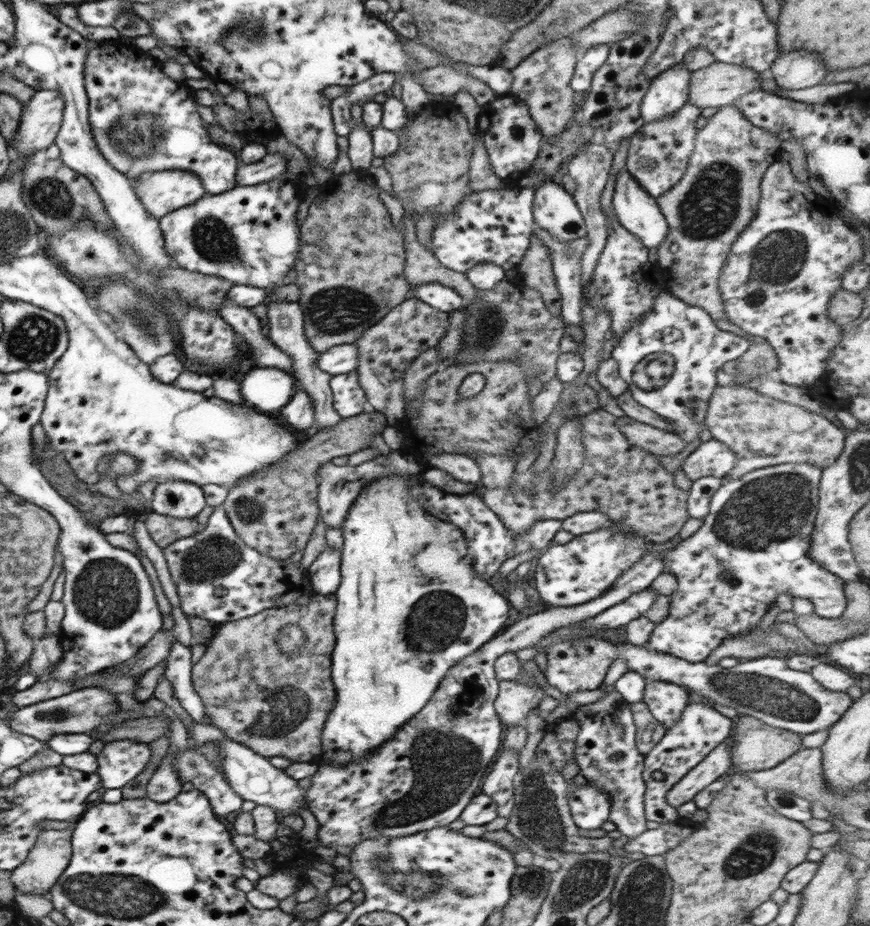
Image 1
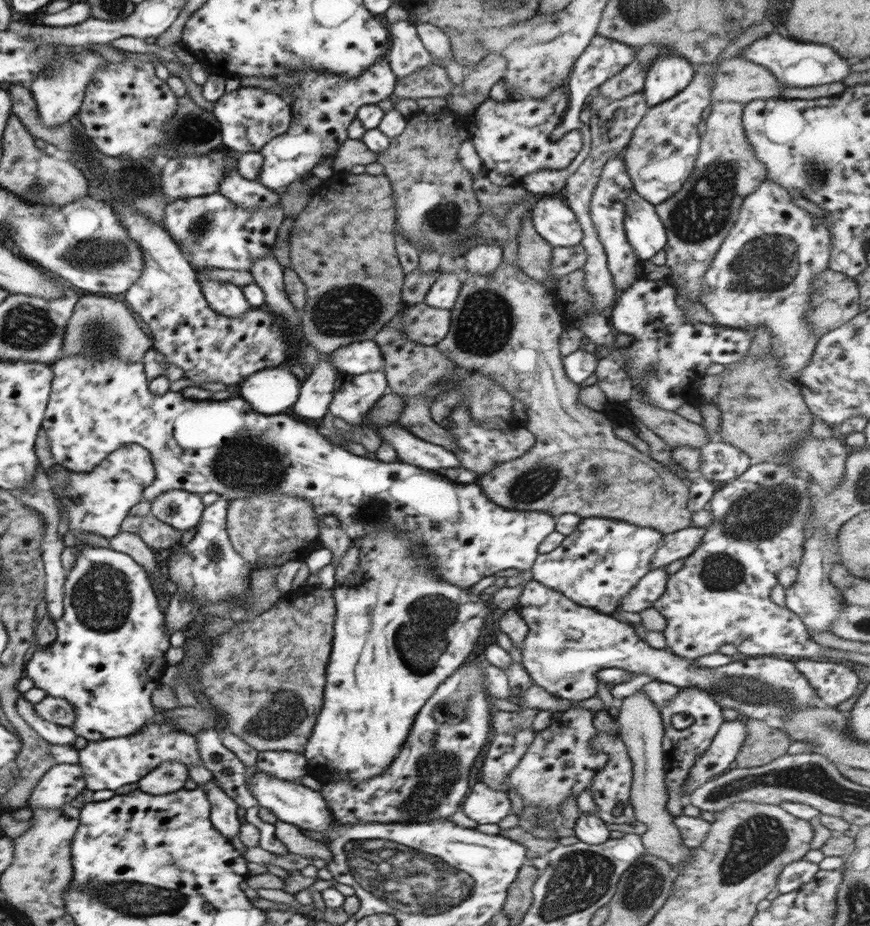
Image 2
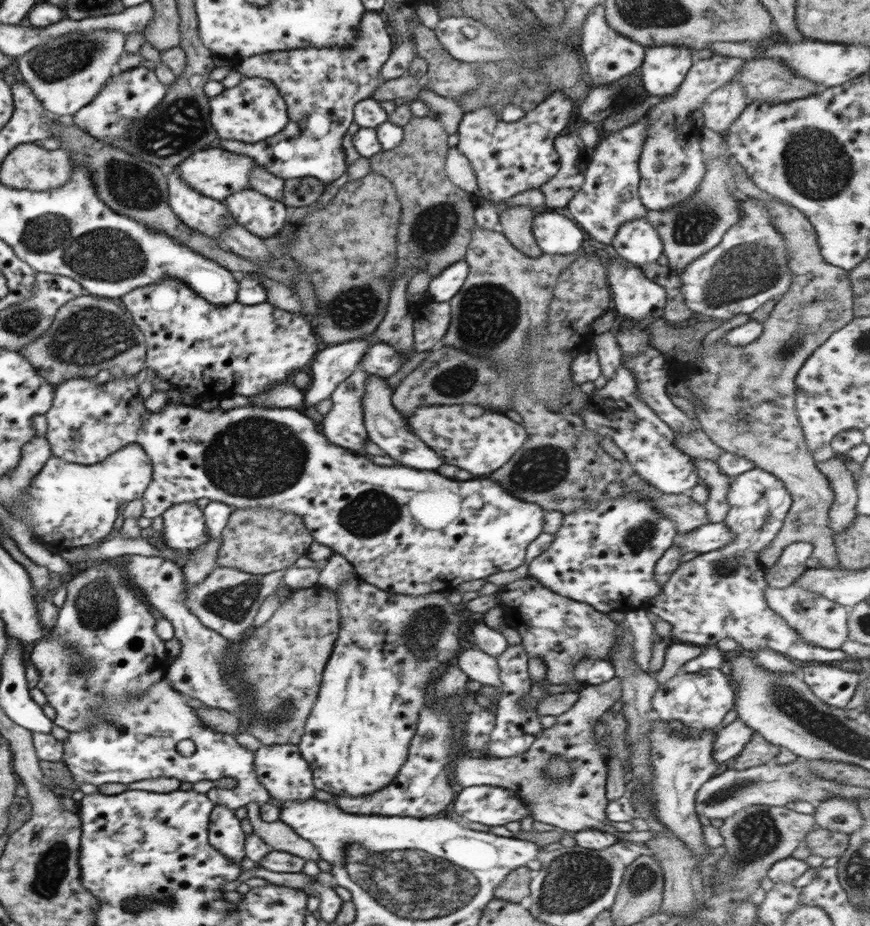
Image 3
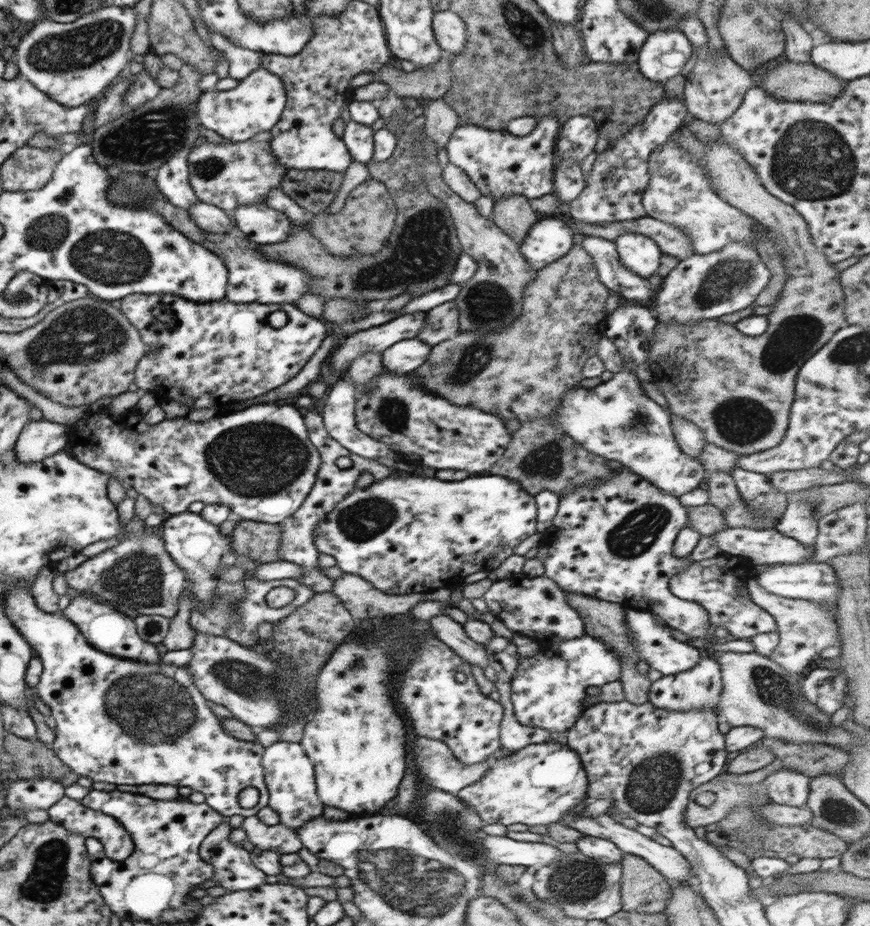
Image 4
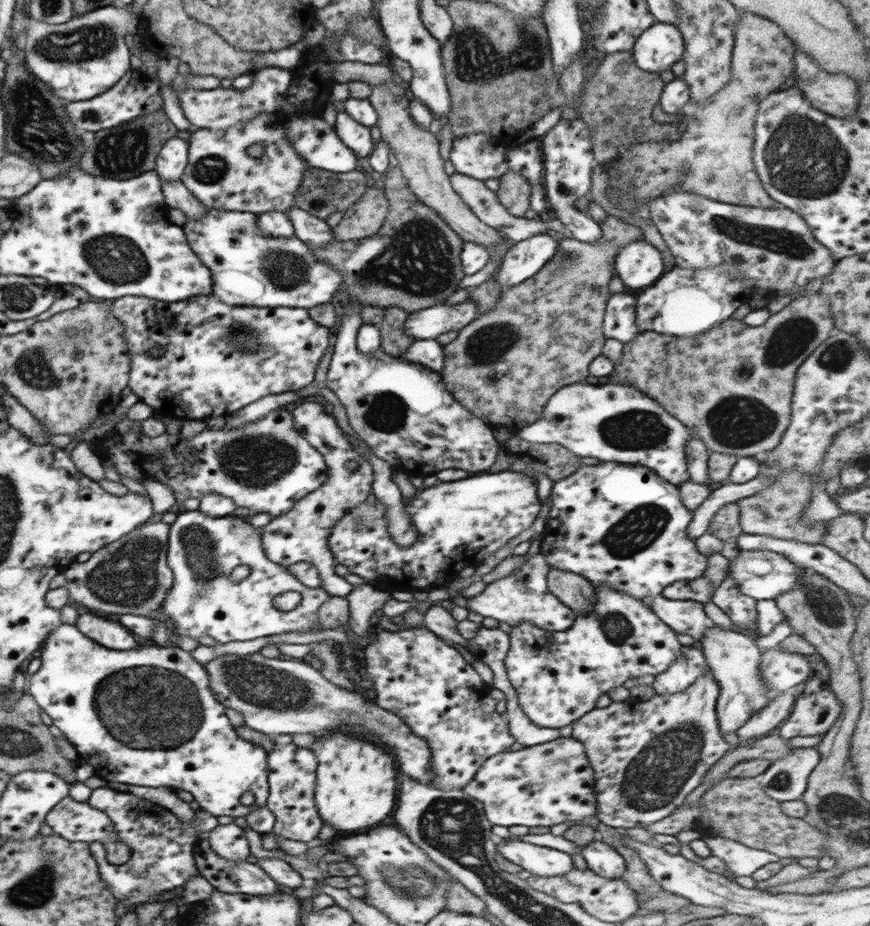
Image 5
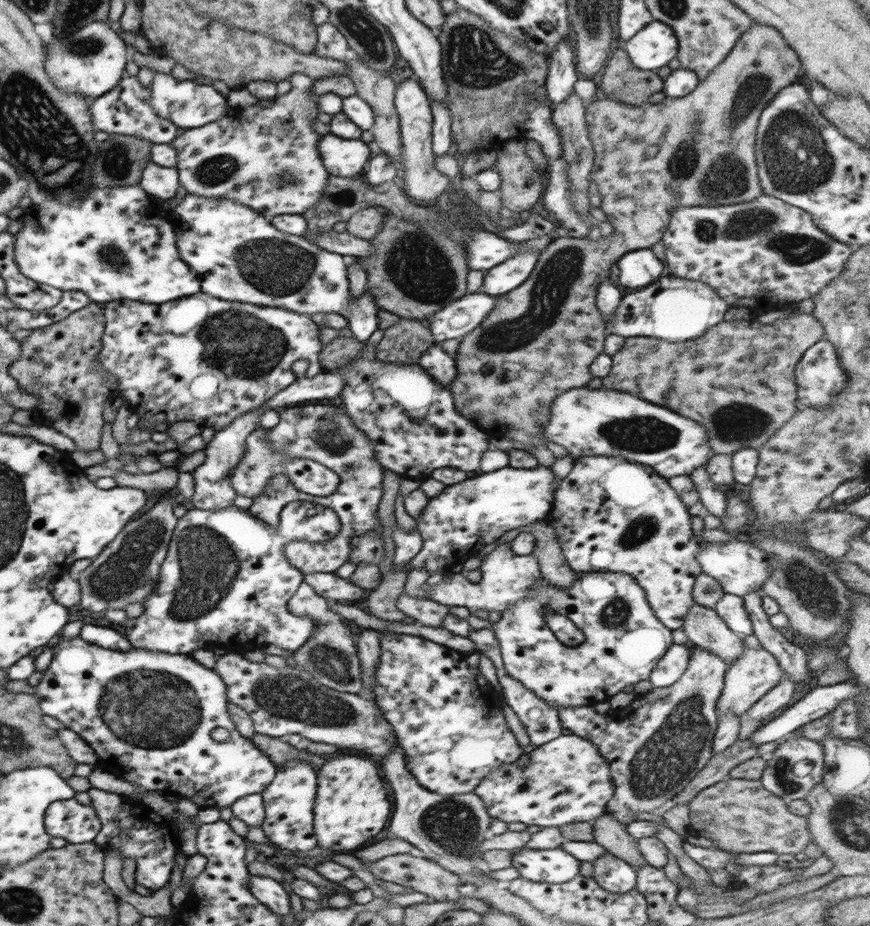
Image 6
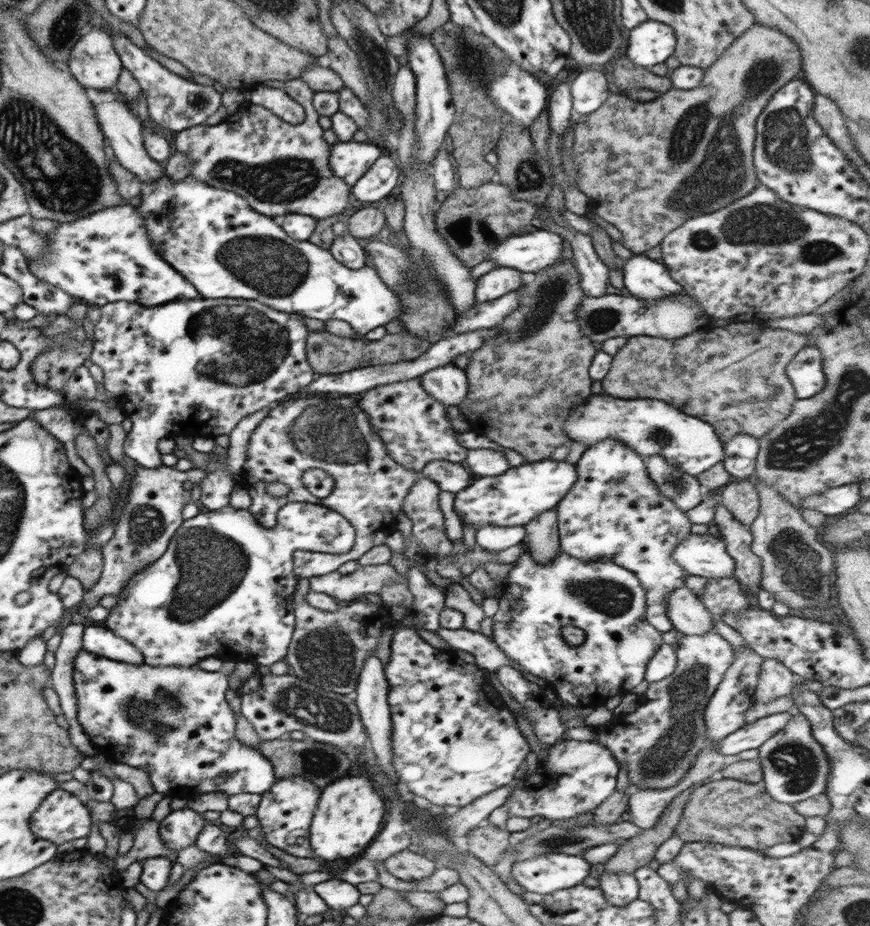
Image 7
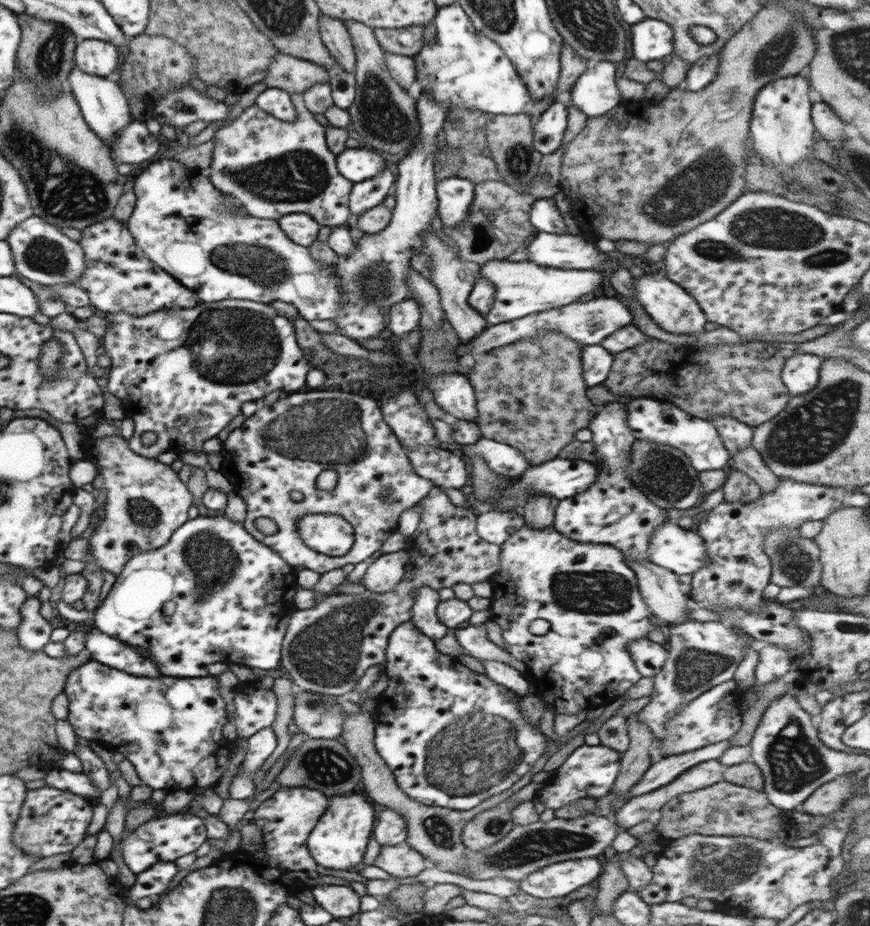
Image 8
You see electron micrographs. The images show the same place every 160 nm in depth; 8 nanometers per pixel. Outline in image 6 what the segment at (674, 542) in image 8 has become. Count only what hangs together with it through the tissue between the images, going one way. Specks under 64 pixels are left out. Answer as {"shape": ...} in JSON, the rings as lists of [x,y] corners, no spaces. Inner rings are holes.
{"shape":[[[736,536],[725,543],[706,542],[699,544],[699,548],[696,561],[702,567],[702,573],[718,580],[725,593],[743,597],[750,591],[762,592],[764,581],[772,571],[770,555],[756,548],[748,537]]]}

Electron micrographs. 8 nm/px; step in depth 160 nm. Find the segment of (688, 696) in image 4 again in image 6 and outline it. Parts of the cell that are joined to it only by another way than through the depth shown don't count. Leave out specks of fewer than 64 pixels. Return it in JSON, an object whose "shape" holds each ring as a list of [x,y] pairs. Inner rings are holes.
{"shape":[[[672,643],[662,655],[654,670],[650,673],[649,681],[657,688],[670,686],[677,681],[686,670],[691,655],[691,645]]]}

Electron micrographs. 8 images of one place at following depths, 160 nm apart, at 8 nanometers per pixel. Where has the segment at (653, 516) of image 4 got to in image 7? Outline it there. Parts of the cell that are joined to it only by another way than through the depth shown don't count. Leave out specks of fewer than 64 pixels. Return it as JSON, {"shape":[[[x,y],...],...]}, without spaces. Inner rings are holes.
{"shape":[[[602,440],[587,448],[575,464],[578,471],[578,480],[568,491],[568,495],[557,504],[557,523],[559,526],[559,541],[561,552],[576,558],[576,560],[610,560],[620,568],[633,572],[647,590],[647,621],[660,632],[668,632],[673,626],[667,615],[667,594],[675,588],[685,584],[690,574],[684,568],[674,563],[672,552],[676,545],[684,540],[691,532],[691,522],[687,513],[679,508],[672,500],[658,493],[654,481],[648,477],[642,457],[632,448],[624,446],[618,440]]]}

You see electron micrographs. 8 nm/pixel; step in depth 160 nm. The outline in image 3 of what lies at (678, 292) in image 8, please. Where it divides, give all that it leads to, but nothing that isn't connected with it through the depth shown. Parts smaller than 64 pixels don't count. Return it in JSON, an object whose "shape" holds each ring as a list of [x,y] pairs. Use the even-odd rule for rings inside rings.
{"shape":[[[646,216],[621,224],[611,245],[619,256],[632,264],[656,262],[663,253],[663,242]]]}

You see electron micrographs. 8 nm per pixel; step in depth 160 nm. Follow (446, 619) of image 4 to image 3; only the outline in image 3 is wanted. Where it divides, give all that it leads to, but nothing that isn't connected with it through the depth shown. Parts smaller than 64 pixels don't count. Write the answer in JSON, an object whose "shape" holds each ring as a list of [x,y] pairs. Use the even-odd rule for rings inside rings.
{"shape":[[[462,648],[457,654],[456,665],[467,674],[469,680],[501,686],[497,659],[479,648]]]}

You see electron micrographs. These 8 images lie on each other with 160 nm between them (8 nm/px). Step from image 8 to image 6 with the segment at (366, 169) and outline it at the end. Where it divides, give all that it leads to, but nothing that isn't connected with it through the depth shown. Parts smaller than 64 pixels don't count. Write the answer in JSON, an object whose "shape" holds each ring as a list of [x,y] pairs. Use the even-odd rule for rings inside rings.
{"shape":[[[332,133],[321,136],[319,151],[327,173],[342,178],[361,176],[376,152],[360,139],[346,140]]]}

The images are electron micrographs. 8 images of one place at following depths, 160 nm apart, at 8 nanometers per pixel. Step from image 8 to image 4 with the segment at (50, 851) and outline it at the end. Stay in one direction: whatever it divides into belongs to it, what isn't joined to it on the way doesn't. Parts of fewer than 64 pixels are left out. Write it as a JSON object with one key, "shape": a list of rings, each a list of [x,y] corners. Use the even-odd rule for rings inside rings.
{"shape":[[[64,795],[47,812],[49,814],[49,820],[63,826],[66,830],[80,834],[84,838],[95,838],[99,840],[102,843],[104,854],[110,860],[122,862],[134,852],[135,846],[132,837],[116,818],[103,812],[92,810],[84,806],[79,800],[72,800],[72,798]]]}

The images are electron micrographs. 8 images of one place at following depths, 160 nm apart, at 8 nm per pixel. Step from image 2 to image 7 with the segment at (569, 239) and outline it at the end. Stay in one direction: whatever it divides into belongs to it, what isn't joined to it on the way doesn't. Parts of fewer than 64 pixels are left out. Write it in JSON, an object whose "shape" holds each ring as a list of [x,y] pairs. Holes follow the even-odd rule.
{"shape":[[[496,267],[477,278],[475,300],[484,304],[522,287],[522,272],[515,268]]]}

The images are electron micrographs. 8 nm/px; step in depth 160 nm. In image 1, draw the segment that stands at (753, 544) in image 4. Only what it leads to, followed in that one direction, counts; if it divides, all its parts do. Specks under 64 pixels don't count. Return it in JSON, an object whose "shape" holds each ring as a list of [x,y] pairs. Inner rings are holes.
{"shape":[[[676,536],[665,543],[656,545],[656,552],[643,556],[630,571],[625,572],[606,592],[598,598],[584,604],[570,607],[552,607],[537,612],[527,618],[512,620],[508,629],[496,635],[478,650],[472,652],[448,669],[447,675],[440,681],[431,700],[418,714],[415,714],[391,740],[373,750],[369,756],[343,762],[343,764],[318,764],[317,771],[311,776],[310,788],[305,791],[306,808],[313,812],[319,824],[318,842],[325,847],[351,846],[354,848],[364,839],[376,837],[394,838],[408,836],[436,827],[445,827],[458,819],[467,804],[474,798],[476,787],[480,788],[482,779],[490,762],[496,758],[503,738],[504,724],[495,711],[495,700],[499,691],[499,680],[495,673],[495,660],[504,653],[515,653],[523,648],[540,647],[546,635],[558,632],[562,627],[570,628],[576,622],[598,616],[607,608],[629,598],[631,594],[650,587],[652,581],[663,573],[664,555],[679,545]]]}

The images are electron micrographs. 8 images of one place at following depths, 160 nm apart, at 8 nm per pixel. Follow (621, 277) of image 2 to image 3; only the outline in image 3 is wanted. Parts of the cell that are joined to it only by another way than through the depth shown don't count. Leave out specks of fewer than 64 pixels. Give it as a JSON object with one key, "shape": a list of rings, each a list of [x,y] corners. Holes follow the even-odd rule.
{"shape":[[[649,118],[612,132],[592,151],[581,189],[568,201],[574,221],[586,232],[593,243],[609,246],[621,224],[647,215],[647,208],[639,195],[639,160],[647,140]]]}

